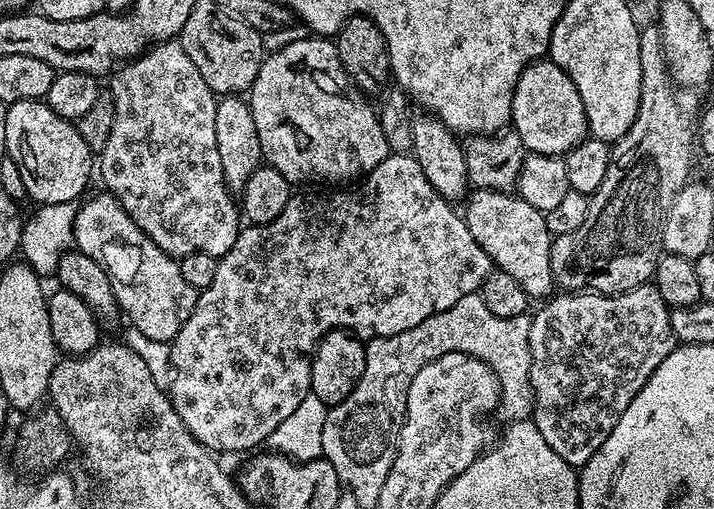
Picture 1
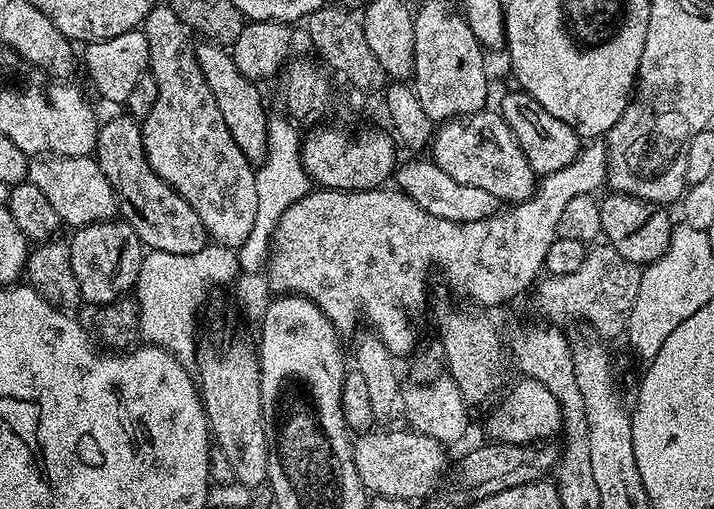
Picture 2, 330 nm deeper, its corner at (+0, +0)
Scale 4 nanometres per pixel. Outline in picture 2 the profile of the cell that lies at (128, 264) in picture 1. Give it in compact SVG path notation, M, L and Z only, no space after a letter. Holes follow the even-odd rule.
M45 155L43 158L36 158L28 165L27 183L38 186L42 194L46 197L50 206L54 206L54 214L65 225L69 224L69 229L85 228L87 224L99 224L106 220L111 220L117 215L116 207L118 201L110 182L106 182L106 174L102 174L100 164L92 156L53 156Z

